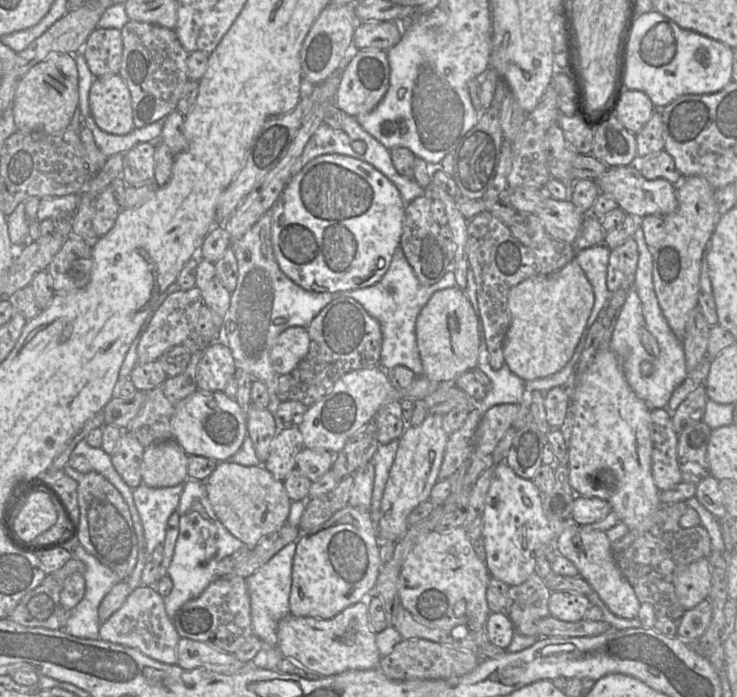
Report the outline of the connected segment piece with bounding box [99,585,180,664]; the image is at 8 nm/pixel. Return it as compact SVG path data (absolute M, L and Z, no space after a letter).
M141 585L134 589L122 606L100 624L99 636L104 641L135 648L162 663L177 664L176 647L180 636L165 611L163 597L153 586Z

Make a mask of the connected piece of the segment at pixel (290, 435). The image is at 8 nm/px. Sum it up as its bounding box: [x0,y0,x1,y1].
[261,425,303,481]

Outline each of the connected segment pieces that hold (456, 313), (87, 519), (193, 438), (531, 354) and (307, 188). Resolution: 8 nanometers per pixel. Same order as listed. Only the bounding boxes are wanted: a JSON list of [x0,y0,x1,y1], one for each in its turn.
[[416,288,480,382],[76,470,138,580],[170,390,248,462],[503,258,593,381],[271,154,406,292]]

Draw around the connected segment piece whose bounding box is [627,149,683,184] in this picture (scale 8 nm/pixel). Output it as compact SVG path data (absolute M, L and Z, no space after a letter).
M664 149L647 157L636 157L631 164L627 166L631 165L639 170L639 172L648 180L664 178L672 184L679 184L683 179L683 175L676 168L674 159Z

